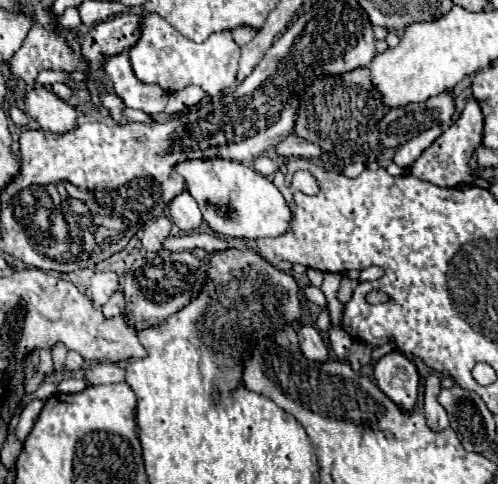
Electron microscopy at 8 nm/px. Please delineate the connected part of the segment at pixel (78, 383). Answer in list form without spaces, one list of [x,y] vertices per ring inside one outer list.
[[[76,376],[76,378],[68,378],[68,380],[62,380],[58,384],[58,390],[60,392],[66,392],[66,394],[74,394],[74,392],[82,392],[86,388],[86,380],[82,376]]]

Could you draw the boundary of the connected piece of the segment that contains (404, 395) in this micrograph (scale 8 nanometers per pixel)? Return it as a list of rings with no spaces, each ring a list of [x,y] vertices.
[[[398,350],[382,356],[374,368],[374,378],[378,388],[386,392],[400,408],[412,410],[418,398],[420,376],[414,362]]]

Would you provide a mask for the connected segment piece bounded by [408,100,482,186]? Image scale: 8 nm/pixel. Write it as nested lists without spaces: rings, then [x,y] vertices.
[[[470,100],[452,128],[444,130],[442,136],[426,148],[420,158],[408,170],[412,176],[426,180],[436,186],[458,186],[458,184],[472,184],[476,180],[476,172],[470,168],[470,156],[482,140],[482,110],[476,100]]]

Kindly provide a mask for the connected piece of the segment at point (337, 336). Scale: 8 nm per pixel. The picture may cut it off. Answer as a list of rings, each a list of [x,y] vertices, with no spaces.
[[[340,324],[330,326],[328,336],[330,336],[330,346],[332,346],[332,350],[336,352],[336,356],[338,356],[340,360],[344,360],[344,358],[348,356],[350,344],[352,344],[350,336],[346,336],[346,332],[342,332],[342,326],[340,326]]]

